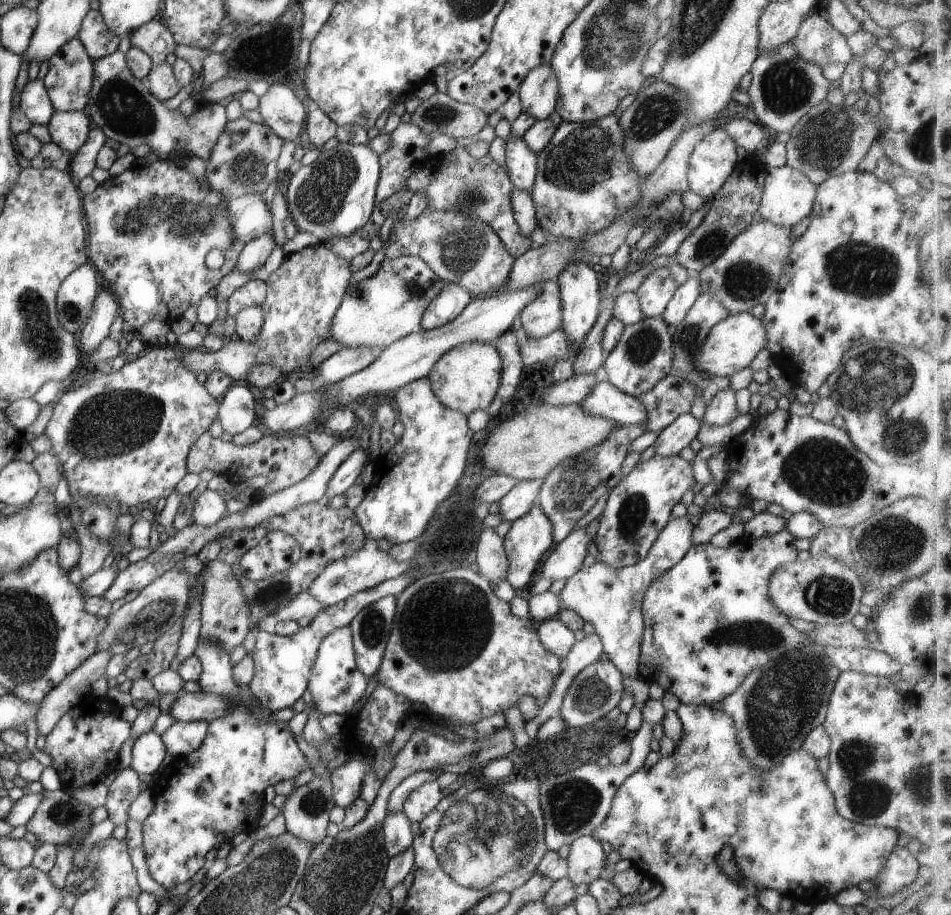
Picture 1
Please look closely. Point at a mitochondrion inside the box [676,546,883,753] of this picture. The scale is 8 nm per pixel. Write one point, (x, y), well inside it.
(764, 636)

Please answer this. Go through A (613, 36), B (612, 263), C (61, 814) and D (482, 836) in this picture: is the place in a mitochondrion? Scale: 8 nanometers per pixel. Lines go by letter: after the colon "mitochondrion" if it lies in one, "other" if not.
A: mitochondrion
B: other
C: mitochondrion
D: mitochondrion

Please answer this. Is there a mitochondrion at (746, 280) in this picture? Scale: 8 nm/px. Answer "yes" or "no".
yes

